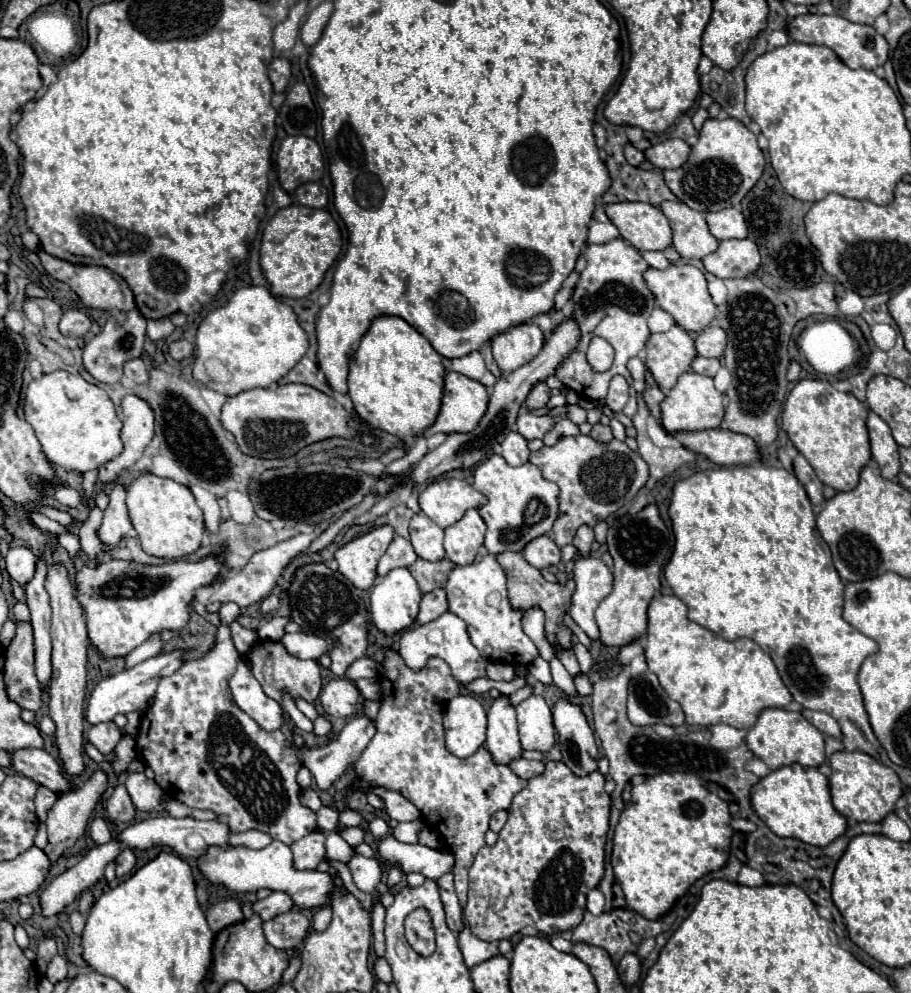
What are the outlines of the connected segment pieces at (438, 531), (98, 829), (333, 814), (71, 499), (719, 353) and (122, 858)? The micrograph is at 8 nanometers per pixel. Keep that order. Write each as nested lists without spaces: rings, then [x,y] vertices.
[[[416,514],[410,520],[410,540],[420,558],[430,562],[446,558],[446,552],[442,546],[444,530],[436,522],[432,522],[428,516]]]
[[[96,818],[96,820],[92,822],[90,834],[92,834],[92,840],[94,840],[96,844],[108,844],[108,842],[112,840],[110,830],[108,830],[108,826],[106,826],[106,822],[104,822],[102,818]]]
[[[322,806],[318,812],[318,828],[324,832],[334,832],[338,826],[338,812],[330,806]]]
[[[54,486],[56,492],[54,492],[54,498],[64,504],[64,506],[70,506],[70,508],[82,508],[84,506],[84,500],[82,500],[82,494],[76,492],[74,488],[62,488],[62,486]]]
[[[710,326],[710,328],[702,330],[702,334],[698,334],[694,344],[696,344],[696,350],[700,352],[700,356],[722,358],[724,350],[726,350],[726,332],[720,326]]]
[[[124,848],[115,860],[116,862],[116,876],[123,877],[131,874],[136,866],[136,856],[130,849]]]

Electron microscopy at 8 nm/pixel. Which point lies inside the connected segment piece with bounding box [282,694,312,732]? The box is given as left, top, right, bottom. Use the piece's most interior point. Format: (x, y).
(300, 720)

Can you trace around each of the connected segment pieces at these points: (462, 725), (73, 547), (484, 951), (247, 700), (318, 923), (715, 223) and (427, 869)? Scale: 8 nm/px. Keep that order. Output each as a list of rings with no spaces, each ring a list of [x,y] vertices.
[[[458,694],[446,704],[446,748],[458,756],[472,756],[486,742],[488,718],[482,704],[470,694]]]
[[[62,534],[62,536],[58,536],[58,542],[60,542],[62,548],[66,548],[66,550],[70,552],[70,556],[76,556],[78,550],[80,550],[80,542],[78,542],[78,538],[74,538],[74,536],[70,536],[70,534]]]
[[[464,928],[458,934],[458,940],[460,940],[460,950],[464,954],[464,962],[468,968],[474,968],[498,954],[496,942],[484,942],[484,940],[476,938],[468,928]]]
[[[244,660],[238,662],[236,674],[230,678],[230,692],[236,706],[254,718],[264,730],[276,730],[282,726],[284,712],[280,704],[262,692],[258,680],[248,672]]]
[[[320,906],[314,914],[314,920],[312,920],[312,926],[316,932],[322,932],[328,924],[330,924],[330,918],[332,918],[332,908],[330,906]]]
[[[726,208],[720,212],[710,212],[706,214],[708,226],[712,236],[718,240],[728,240],[728,238],[746,238],[748,236],[748,226],[738,208]]]
[[[394,836],[384,838],[378,850],[380,850],[380,860],[388,862],[390,866],[400,864],[406,874],[420,872],[426,878],[438,880],[440,876],[452,872],[454,868],[454,856],[450,852],[440,852],[424,844],[402,844],[394,840]]]

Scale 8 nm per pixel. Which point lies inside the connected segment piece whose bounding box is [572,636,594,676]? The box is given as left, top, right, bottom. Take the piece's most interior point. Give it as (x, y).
(582, 654)

